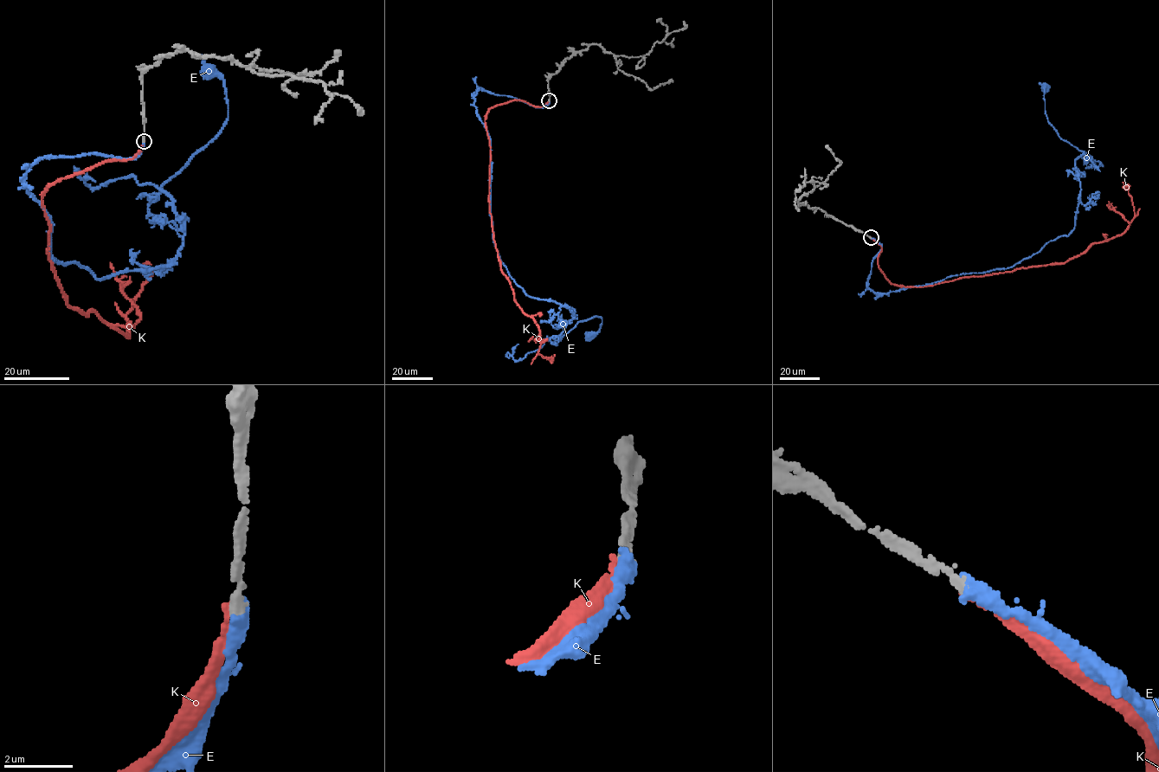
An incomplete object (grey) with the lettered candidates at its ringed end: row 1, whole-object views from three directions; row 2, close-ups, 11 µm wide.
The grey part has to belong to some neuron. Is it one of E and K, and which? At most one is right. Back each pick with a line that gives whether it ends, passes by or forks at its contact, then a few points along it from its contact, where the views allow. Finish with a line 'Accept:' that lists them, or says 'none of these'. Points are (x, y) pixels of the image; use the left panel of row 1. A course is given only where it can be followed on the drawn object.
E: it ends there; it runs (144, 141), (31, 164), (54, 262), (99, 279), (174, 258), (161, 187), (228, 112), (207, 68)
Accept: E

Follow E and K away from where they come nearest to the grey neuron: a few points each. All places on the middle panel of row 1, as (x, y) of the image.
E: (549, 100), (476, 91), (492, 239), (526, 294), (574, 314), (560, 340), (601, 318), (589, 336)
K: (549, 100), (496, 106), (485, 126), (499, 268), (537, 329), (537, 354), (551, 362), (551, 356)

